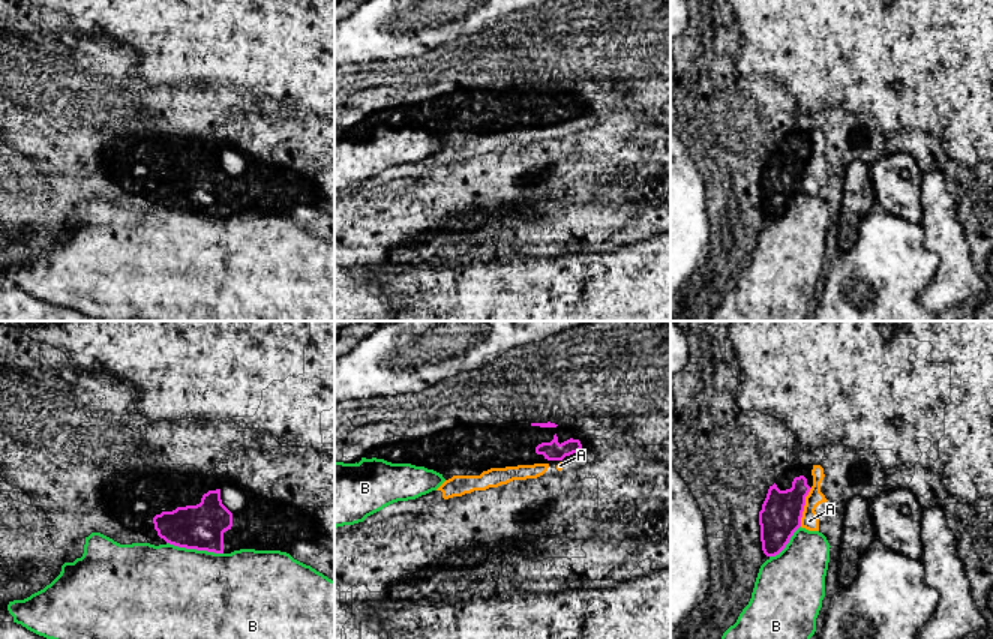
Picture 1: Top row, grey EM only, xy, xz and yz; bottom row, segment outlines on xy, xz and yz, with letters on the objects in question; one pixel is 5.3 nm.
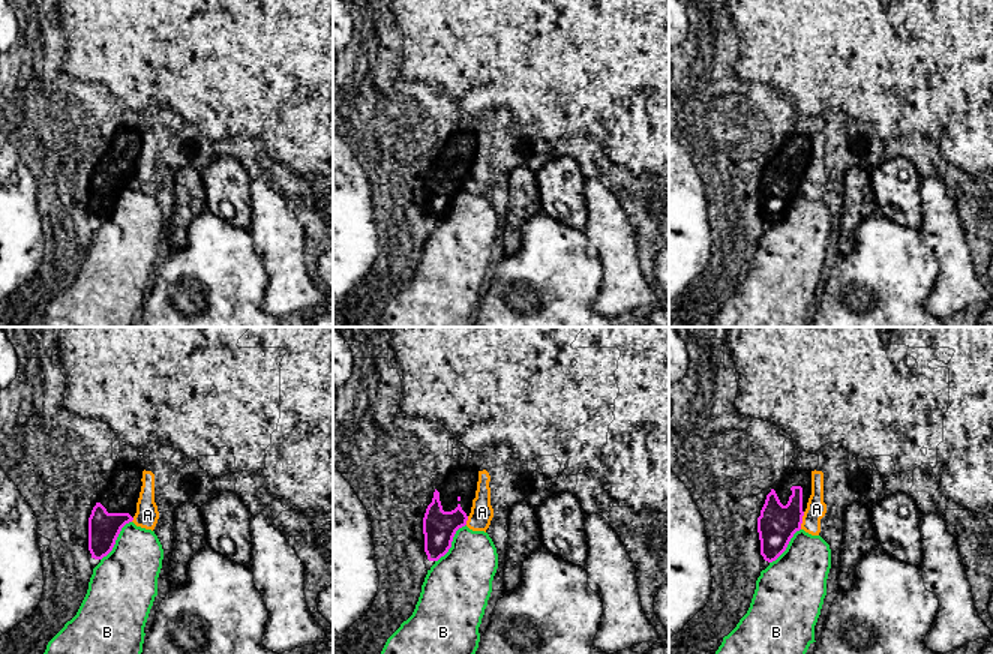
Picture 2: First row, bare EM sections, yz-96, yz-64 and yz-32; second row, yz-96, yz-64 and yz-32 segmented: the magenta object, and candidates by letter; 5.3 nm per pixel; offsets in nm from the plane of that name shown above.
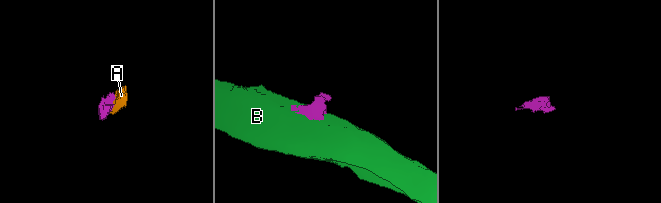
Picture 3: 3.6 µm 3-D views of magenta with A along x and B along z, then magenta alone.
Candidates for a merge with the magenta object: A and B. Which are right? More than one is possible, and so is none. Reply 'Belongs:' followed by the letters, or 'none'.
Belongs: none

